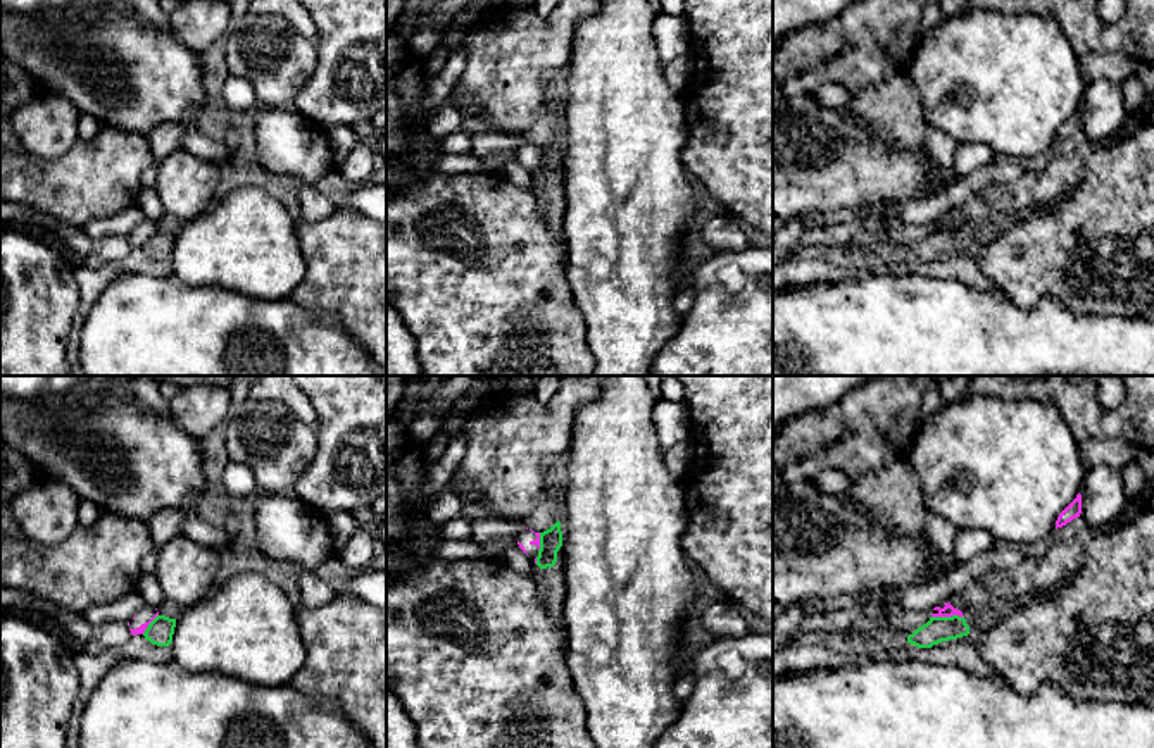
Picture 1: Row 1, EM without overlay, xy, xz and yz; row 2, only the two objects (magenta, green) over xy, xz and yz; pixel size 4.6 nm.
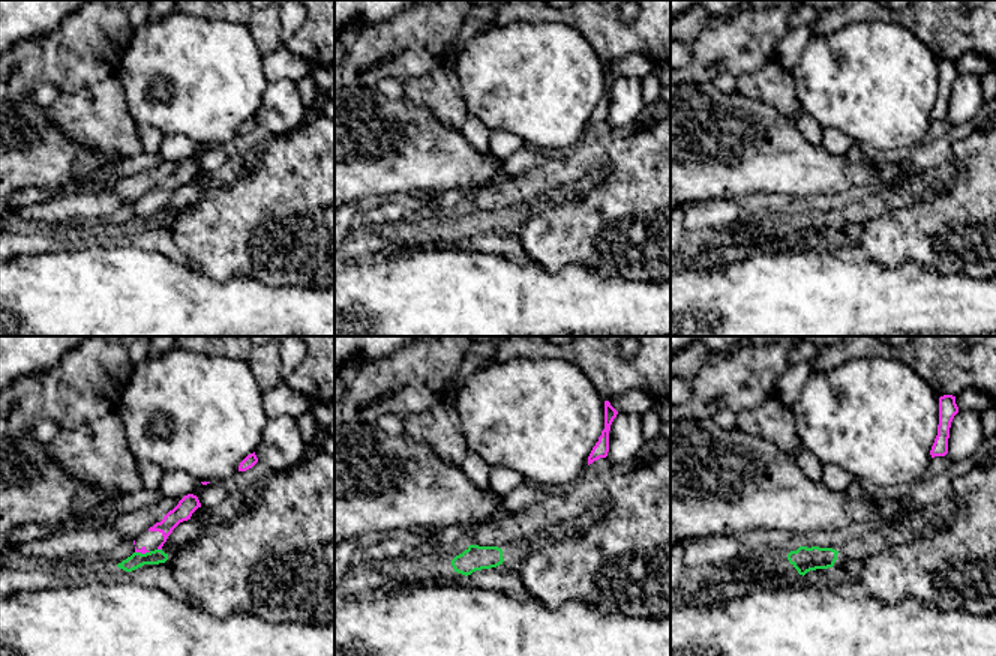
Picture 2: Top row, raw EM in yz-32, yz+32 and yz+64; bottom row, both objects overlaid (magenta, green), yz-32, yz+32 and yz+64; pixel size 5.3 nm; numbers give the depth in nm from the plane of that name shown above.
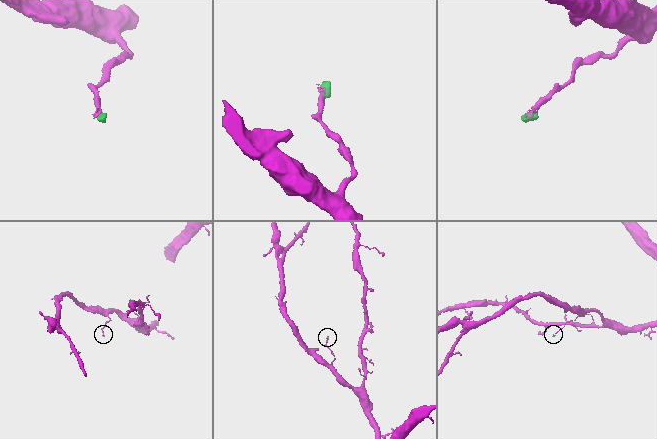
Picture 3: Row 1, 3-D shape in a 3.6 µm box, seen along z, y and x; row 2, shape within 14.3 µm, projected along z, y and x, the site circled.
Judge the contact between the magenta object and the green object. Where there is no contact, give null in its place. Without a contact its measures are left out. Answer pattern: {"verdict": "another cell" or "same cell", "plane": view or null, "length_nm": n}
{"verdict": "another cell", "plane": "yz", "length_nm": 150}

